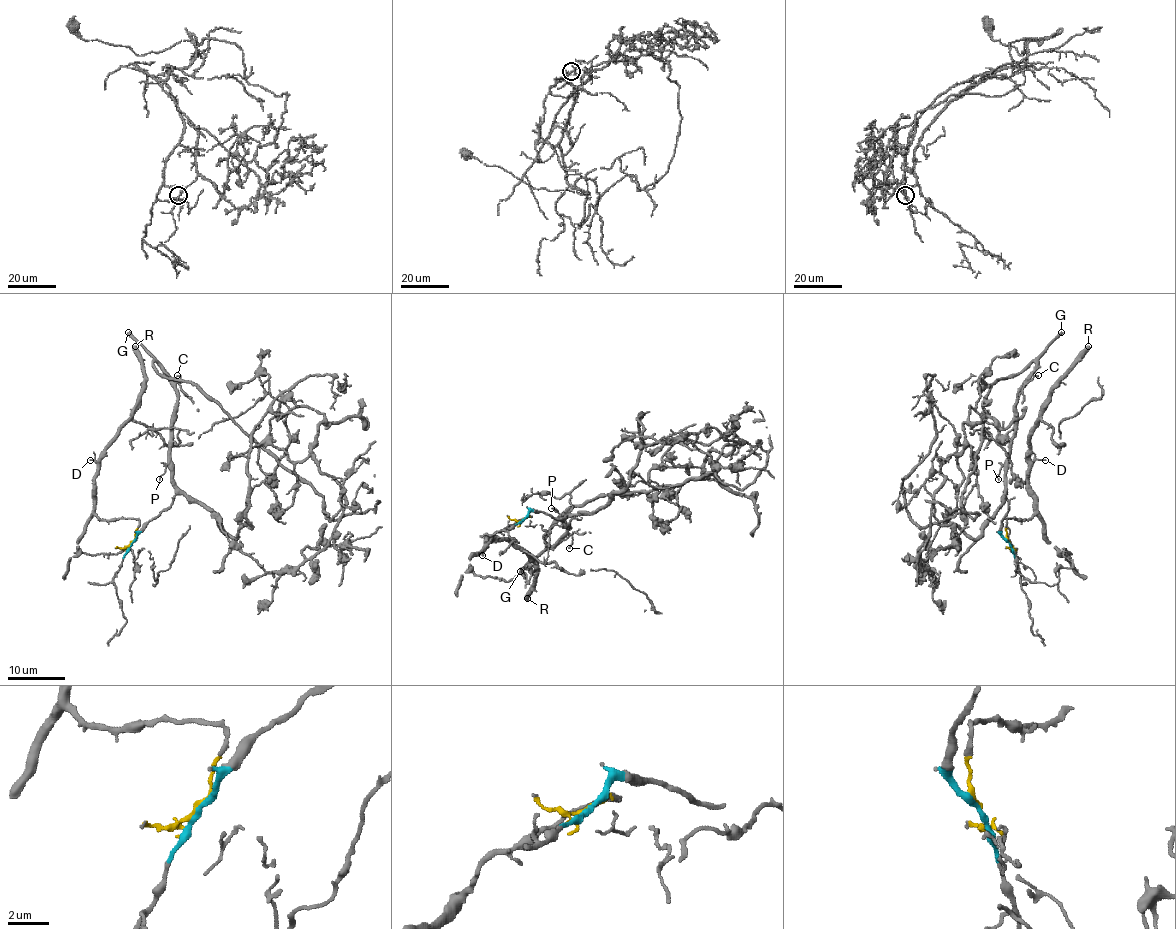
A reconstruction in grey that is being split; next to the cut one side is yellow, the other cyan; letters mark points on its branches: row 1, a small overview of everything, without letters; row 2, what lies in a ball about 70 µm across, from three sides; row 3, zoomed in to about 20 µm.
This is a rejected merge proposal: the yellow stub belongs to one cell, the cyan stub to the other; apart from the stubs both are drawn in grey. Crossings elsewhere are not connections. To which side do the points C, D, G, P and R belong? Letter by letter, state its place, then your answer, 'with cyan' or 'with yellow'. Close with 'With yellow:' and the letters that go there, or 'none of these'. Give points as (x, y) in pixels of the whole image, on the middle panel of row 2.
C: place (569, 548); with cyan
D: place (482, 555); with yellow
G: place (520, 571); with cyan
P: place (551, 508); with cyan
R: place (527, 598); with yellow
With yellow: D, R

